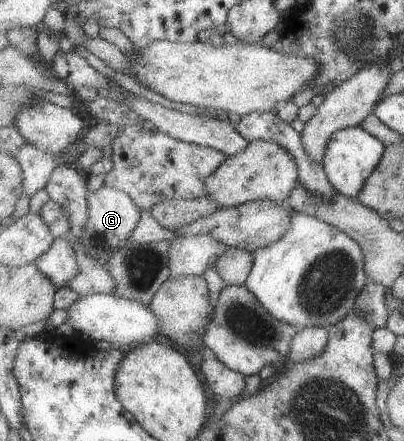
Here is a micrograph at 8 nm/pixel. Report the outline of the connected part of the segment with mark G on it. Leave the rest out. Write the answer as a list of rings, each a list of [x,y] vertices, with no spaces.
[[[107,185],[95,193],[88,191],[86,196],[89,203],[89,221],[85,225],[82,243],[86,247],[86,253],[97,258],[99,263],[106,265],[111,255],[115,253],[115,249],[123,241],[130,239],[134,229],[137,229],[141,221],[141,207],[135,203],[135,199],[129,193],[115,187],[107,187]]]

